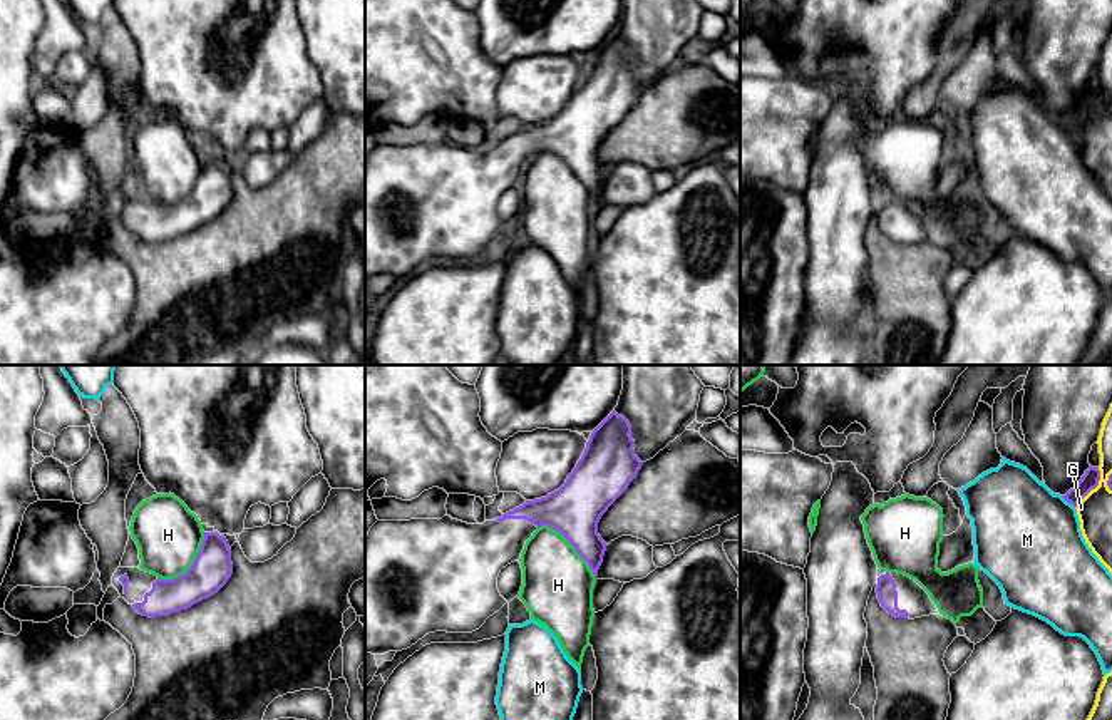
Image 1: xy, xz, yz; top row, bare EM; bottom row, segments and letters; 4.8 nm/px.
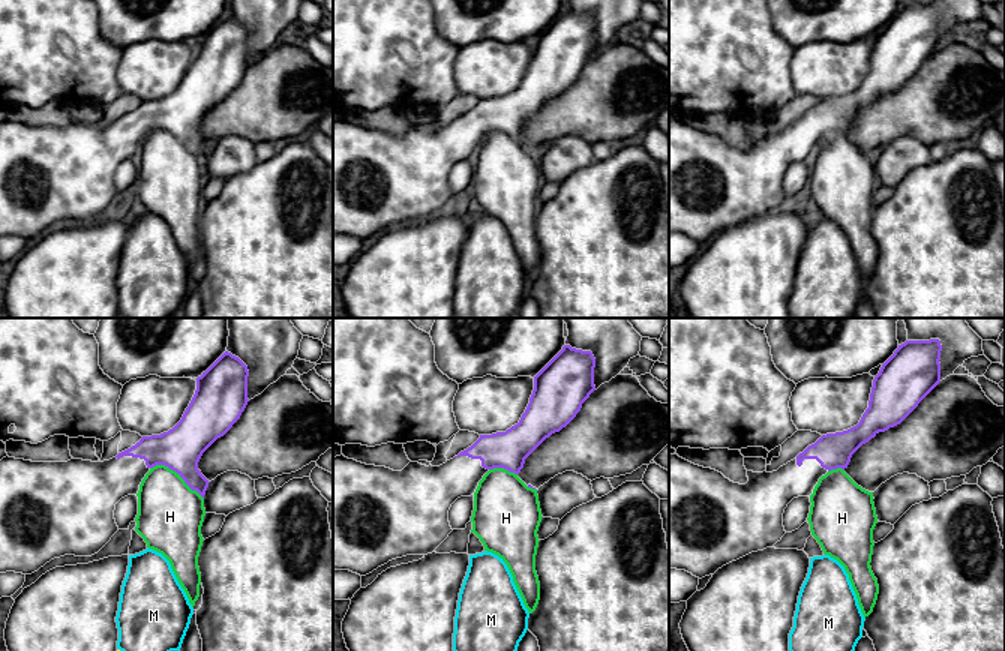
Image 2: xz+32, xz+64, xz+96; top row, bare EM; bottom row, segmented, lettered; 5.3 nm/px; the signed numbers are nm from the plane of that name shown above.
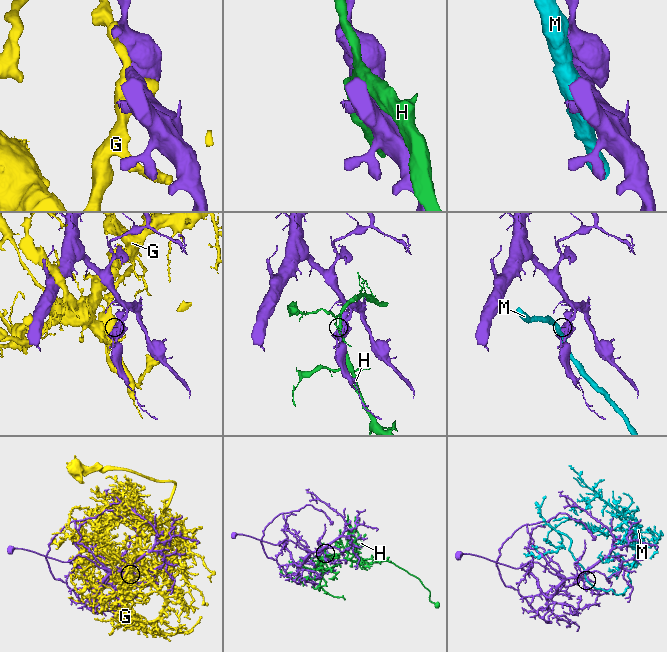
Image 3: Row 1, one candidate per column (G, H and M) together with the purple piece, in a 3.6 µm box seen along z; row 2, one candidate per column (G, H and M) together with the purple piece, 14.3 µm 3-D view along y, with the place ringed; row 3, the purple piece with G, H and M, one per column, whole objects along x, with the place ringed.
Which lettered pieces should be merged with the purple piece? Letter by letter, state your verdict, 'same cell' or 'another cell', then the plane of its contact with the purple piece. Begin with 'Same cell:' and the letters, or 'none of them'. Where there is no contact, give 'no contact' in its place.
Same cell: none of them
G: another cell; meets purple in yz
H: another cell; meets purple in xy
M: another cell; meets purple in yz

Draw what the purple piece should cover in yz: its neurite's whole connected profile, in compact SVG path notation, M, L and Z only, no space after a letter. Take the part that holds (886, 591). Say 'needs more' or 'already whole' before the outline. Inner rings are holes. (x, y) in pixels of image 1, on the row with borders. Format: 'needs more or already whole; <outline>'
needs more; M881 574L876 593L881 606L896 618L914 620L940 615L929 594L914 579L904 574Z

